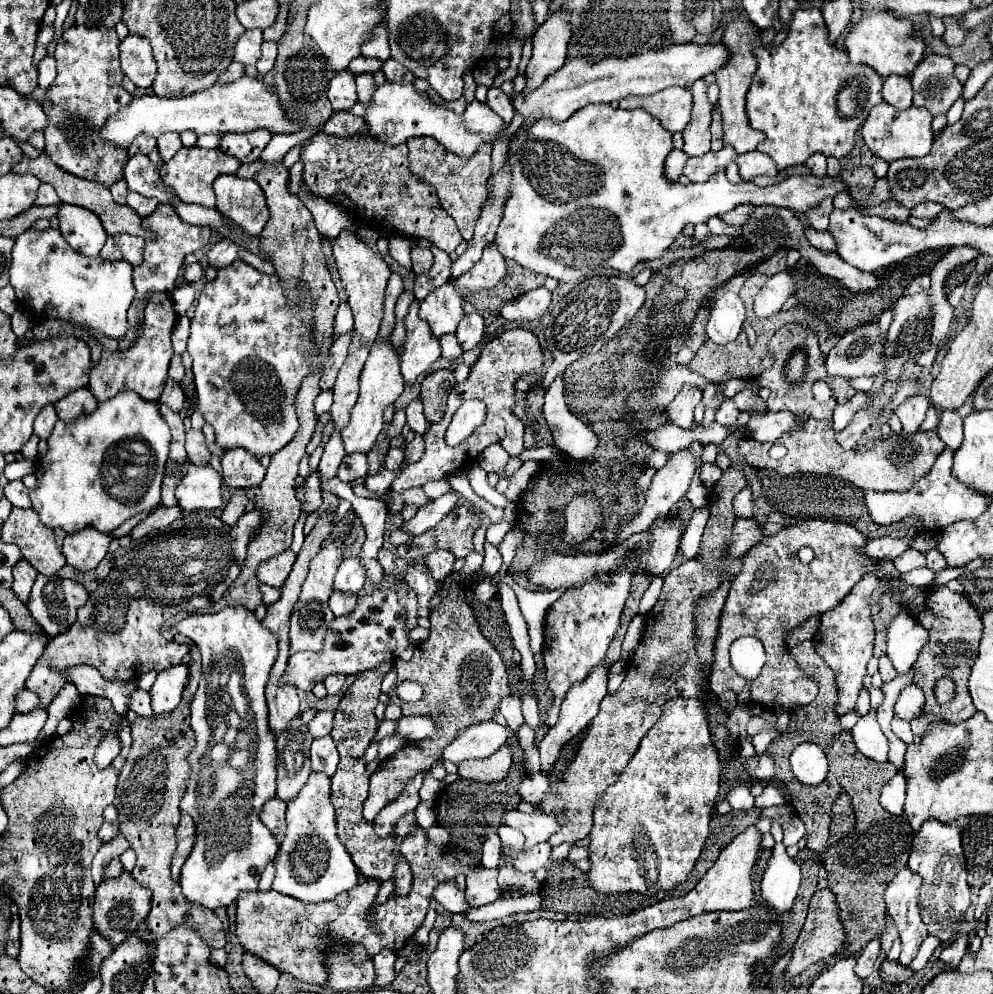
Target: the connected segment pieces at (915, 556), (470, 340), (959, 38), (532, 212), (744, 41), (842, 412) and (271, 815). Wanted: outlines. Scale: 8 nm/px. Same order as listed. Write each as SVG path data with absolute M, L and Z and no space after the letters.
M908 549L906 553L902 553L896 561L894 561L896 569L900 573L906 573L906 571L912 571L916 567L926 567L926 557L914 549Z
M466 313L460 323L458 323L458 329L456 329L456 337L458 337L458 343L464 351L476 347L482 339L484 339L484 319L478 315L478 313Z
M944 19L944 23L946 23L946 33L942 35L942 39L948 43L948 45L960 45L962 41L964 41L964 37L966 37L966 29L962 29L958 23L956 23L956 19Z
M588 105L588 107L582 107L580 111L576 111L576 115L572 115L570 119L566 119L564 123L554 123L550 119L542 119L542 121L536 121L530 129L518 129L512 139L508 139L508 159L510 159L510 167L512 167L512 183L510 183L510 195L504 203L504 215L502 215L502 221L498 225L498 231L496 231L496 247L498 251L506 257L506 259L514 259L516 263L520 263L522 267L526 269L532 269L536 273L542 273L546 277L554 277L558 281L568 281L568 283L576 283L576 281L584 281L586 277L592 277L596 271L600 269L614 269L618 273L630 273L640 261L648 261L648 259L658 259L662 257L662 253L674 243L676 235L682 233L684 225L692 223L692 225L698 225L698 223L706 223L708 217L714 217L714 215L720 215L720 213L726 213L730 209L734 209L736 205L742 205L742 203L752 203L752 205L774 205L774 207L786 207L786 209L792 209L792 211L798 211L798 213L804 213L812 207L818 207L822 203L822 199L830 197L834 199L838 193L846 191L848 187L844 185L844 181L836 179L836 177L814 177L814 175L806 175L806 177L788 177L776 185L770 185L770 187L756 187L752 185L750 181L742 181L742 183L730 183L726 173L724 171L718 171L714 175L714 179L710 181L704 181L704 183L690 183L688 187L682 187L680 183L670 183L666 181L664 177L664 159L666 155L674 149L672 145L672 133L666 131L660 121L656 117L652 117L650 113L646 113L644 109L634 109L634 111L626 111L626 109L620 109L620 107L612 107L612 105Z
M732 9L730 13L724 13L722 25L726 29L722 41L732 51L732 59L722 69L716 71L716 83L720 87L718 105L720 105L720 111L724 117L724 145L732 145L738 153L746 153L746 151L754 151L756 145L760 141L764 141L764 135L760 131L752 129L748 123L748 117L746 117L746 93L748 93L748 87L756 73L754 49L760 47L762 43L758 41L758 35L754 35L756 33L754 25L750 21L740 21L736 9Z
M860 393L856 395L856 399L852 399L850 403L844 403L840 405L836 411L834 411L834 417L832 417L832 425L836 431L840 431L842 427L846 427L850 423L850 419L854 417L854 413L868 401L870 397L866 393Z
M270 799L264 809L260 811L260 821L272 831L272 835L278 839L278 843L284 839L284 829L286 829L286 821L284 821L284 815L286 815L286 805L284 801L280 799Z

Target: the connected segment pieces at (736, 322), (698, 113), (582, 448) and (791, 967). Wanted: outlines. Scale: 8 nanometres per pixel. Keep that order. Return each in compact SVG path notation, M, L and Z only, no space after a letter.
M724 293L714 301L706 333L714 343L726 345L740 335L744 319L746 313L742 299L736 293Z
M704 79L694 81L690 91L694 97L694 107L692 107L692 119L682 131L684 135L684 153L690 157L698 157L710 151L710 113L712 113L712 103L706 97L708 83Z
M556 377L550 389L544 395L544 407L542 407L544 419L554 425L554 445L572 457L574 461L584 461L594 455L594 449L598 447L596 433L584 425L578 417L574 417L566 403L564 403L564 385L562 377Z
M818 889L812 895L806 923L798 935L798 941L792 947L792 959L788 963L788 977L800 975L808 965L814 965L818 961L832 957L842 945L844 945L844 925L840 923L840 909L838 909L836 895L830 889Z

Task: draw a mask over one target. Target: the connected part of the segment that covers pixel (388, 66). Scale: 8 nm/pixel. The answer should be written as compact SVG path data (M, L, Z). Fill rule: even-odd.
M388 59L384 65L382 65L382 71L386 75L386 79L390 83L412 83L414 81L414 75L410 71L406 71L398 61L394 59Z

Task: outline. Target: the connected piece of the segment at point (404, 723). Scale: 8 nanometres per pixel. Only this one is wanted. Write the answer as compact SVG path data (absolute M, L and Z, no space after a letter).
M422 715L400 717L396 723L396 735L404 739L426 739L434 735L434 721Z

